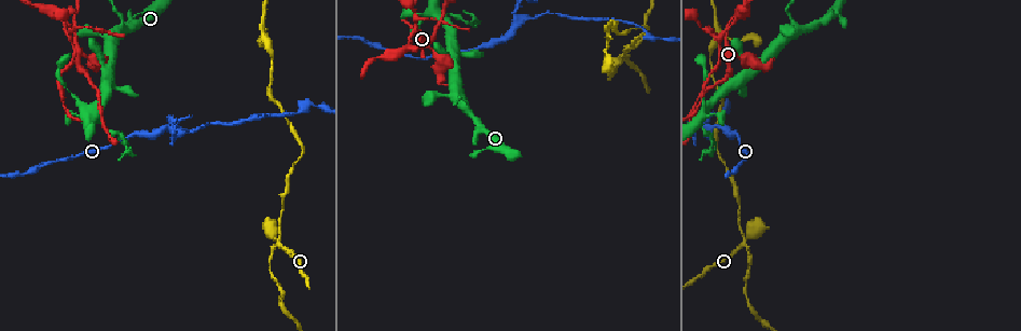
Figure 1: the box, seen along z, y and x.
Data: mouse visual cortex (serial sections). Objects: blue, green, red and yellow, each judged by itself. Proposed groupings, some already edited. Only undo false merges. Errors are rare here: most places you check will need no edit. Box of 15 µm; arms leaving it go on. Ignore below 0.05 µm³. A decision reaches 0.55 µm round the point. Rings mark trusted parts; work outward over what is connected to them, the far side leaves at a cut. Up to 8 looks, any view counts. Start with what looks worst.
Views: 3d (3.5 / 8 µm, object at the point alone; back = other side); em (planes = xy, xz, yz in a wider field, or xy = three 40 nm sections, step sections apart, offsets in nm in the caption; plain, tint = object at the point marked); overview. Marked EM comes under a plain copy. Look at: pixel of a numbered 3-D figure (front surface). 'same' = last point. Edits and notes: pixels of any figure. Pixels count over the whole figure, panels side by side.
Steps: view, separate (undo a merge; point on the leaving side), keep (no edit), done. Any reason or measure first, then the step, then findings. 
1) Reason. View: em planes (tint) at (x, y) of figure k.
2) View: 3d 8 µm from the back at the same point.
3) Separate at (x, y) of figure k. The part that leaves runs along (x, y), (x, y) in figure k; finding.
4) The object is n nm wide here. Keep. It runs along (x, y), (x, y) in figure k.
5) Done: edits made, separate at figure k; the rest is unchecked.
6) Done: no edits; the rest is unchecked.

Sudden change in width. View: 3d 3.5 µm at (278, 242) of figure 1.

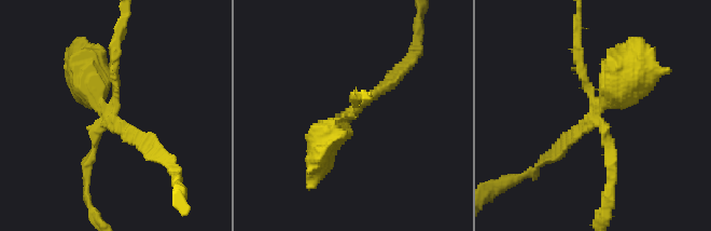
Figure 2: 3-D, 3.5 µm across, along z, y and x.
4 arms meet here; the arms are 150, 150, 150, 400 nm wide. View: em xy step 1 (tint) at (113, 118) of figure 2.

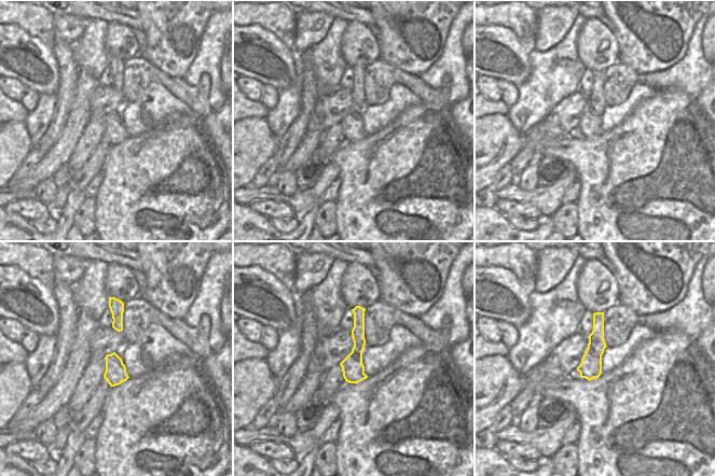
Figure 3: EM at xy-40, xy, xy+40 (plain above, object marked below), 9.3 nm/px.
Cut it another way. View: em planes (tint) at the same point.

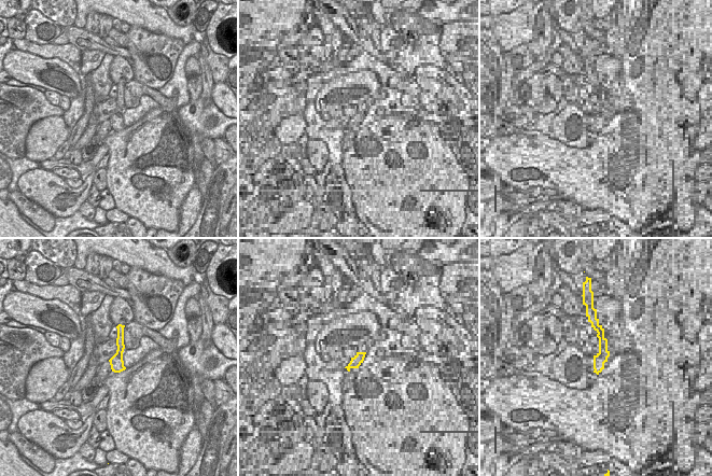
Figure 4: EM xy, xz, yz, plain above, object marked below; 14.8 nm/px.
Separate at (92, 159) of figure 2. The part that leaves runs along (115, 124), (112, 44), (119, 22) in figure 2; a second cell is stuck on.

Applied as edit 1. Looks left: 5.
View: overview.

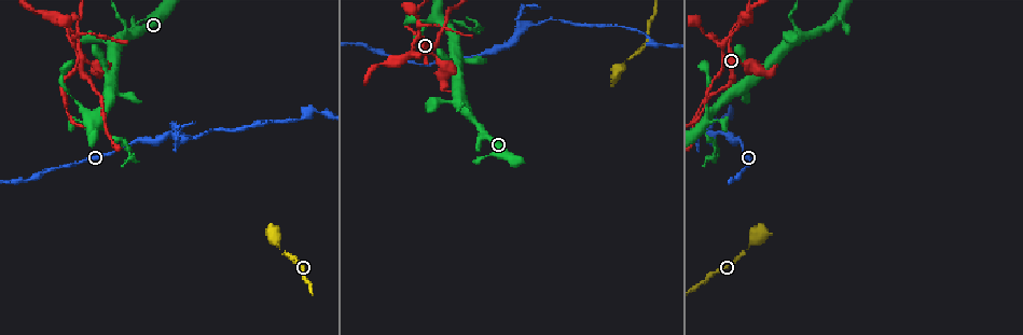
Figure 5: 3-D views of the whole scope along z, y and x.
View: 3d 3.5 µm at (522, 26) of figure 5.

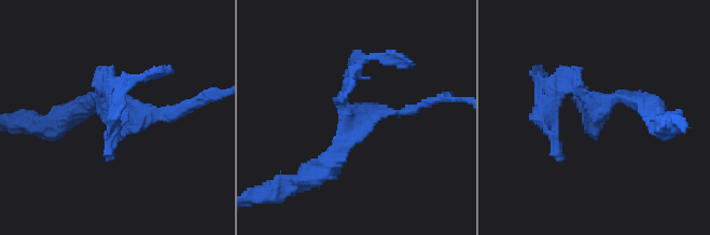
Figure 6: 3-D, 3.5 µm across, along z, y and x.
View: em planes (tint) at (603, 104) of figure 6.

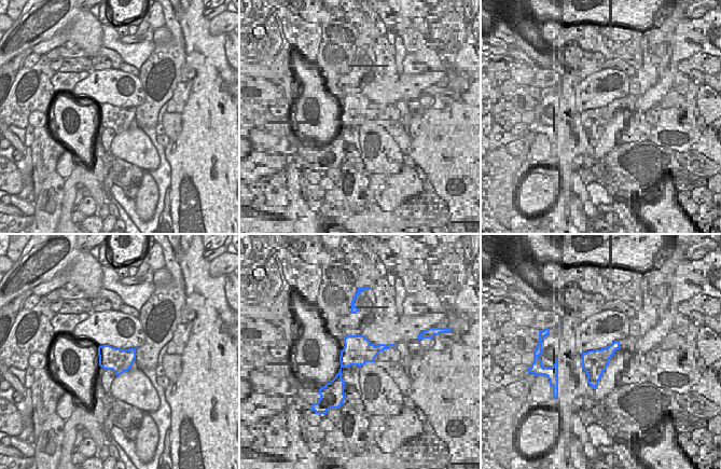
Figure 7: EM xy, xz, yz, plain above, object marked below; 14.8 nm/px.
Keep. All the same cell.

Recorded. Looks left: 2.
Sudden change in width. View: 3d 3.5 µm from the back at (415, 55) of figure 5.

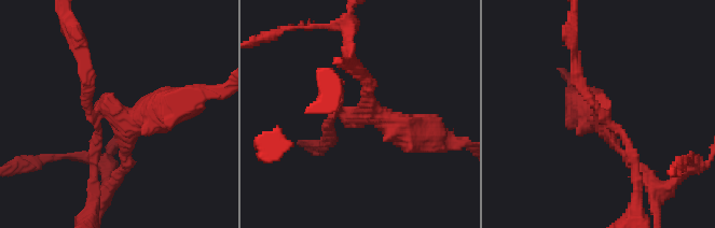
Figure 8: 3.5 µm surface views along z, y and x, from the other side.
4 arms meet here; the arms are 150, 150, 200, 500 nm wide; need the tissue. View: em xy step 5 (tint) at (604, 115) of figure 8.

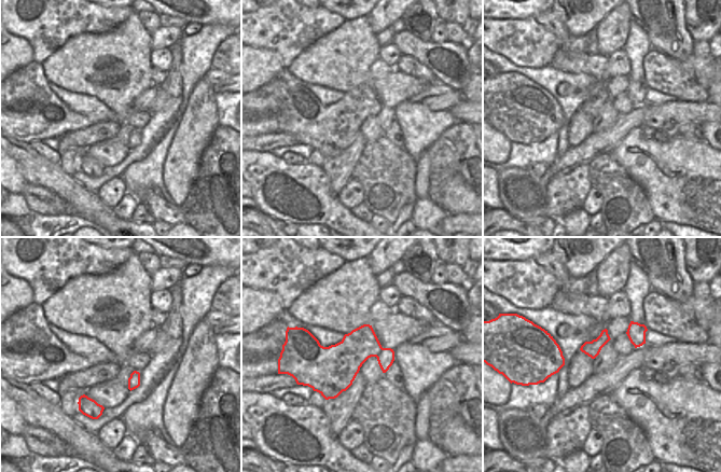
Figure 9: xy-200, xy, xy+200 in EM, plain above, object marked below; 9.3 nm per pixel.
Separate at (374, 114) of figure 8. A border runs along (384, 348), (376, 357) in figure 9; a second cell is stuck on.

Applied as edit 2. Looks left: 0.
Done: edits made, separate at figure 2, separate at figure 8; the rest is unchecked.

